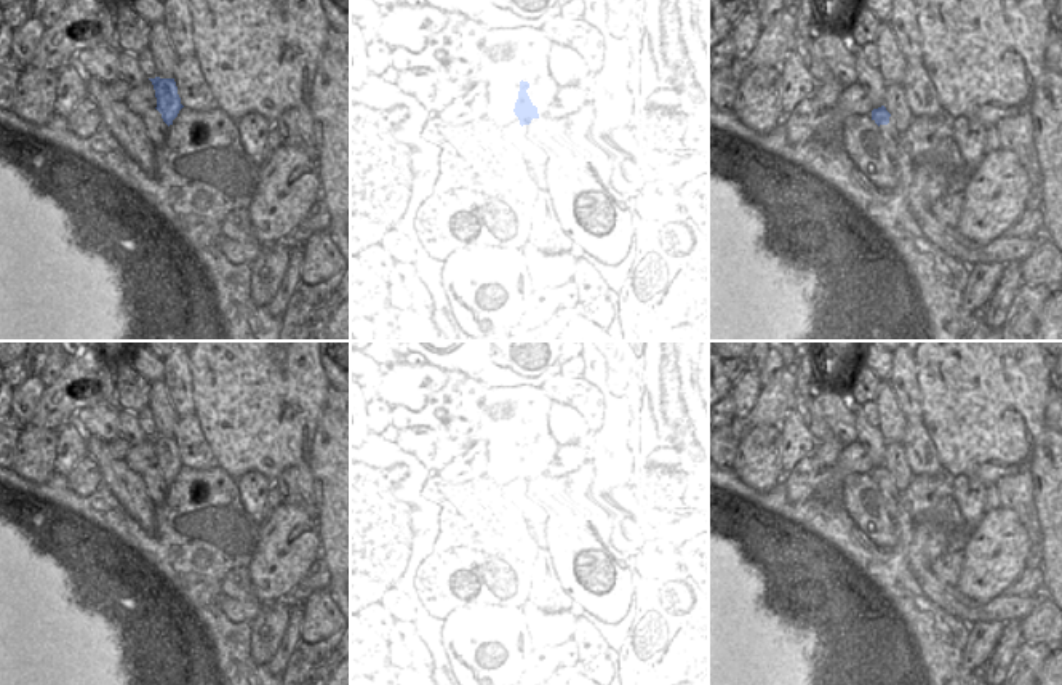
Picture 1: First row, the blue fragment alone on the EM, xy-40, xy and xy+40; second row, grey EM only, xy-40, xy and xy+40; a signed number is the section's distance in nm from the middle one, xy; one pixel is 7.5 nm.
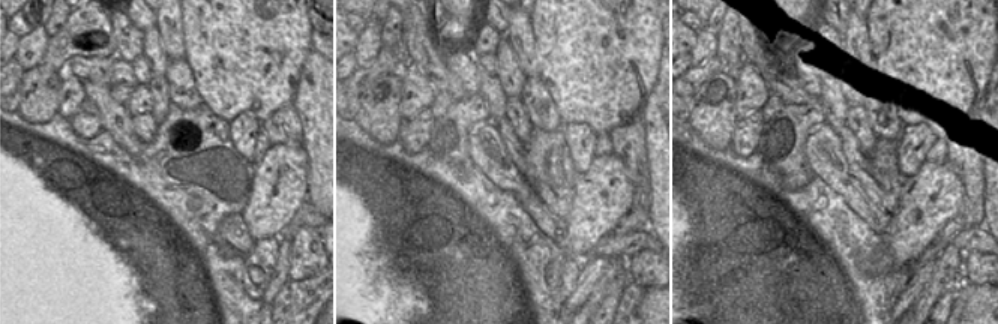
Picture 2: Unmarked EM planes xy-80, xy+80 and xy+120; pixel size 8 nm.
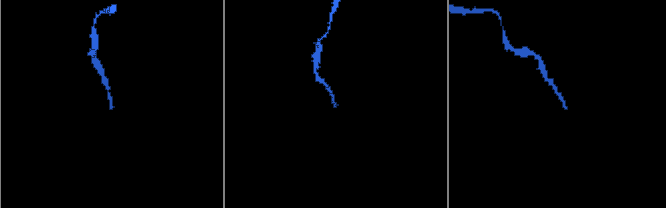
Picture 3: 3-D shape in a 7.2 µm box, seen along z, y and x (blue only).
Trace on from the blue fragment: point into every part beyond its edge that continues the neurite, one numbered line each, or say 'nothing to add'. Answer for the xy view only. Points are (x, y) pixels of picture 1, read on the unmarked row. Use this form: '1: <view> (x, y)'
1: xy (533, 450).

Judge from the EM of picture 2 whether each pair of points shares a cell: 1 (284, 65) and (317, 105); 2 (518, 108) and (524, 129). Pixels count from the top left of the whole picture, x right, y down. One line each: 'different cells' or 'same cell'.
1: different cells
2: same cell

